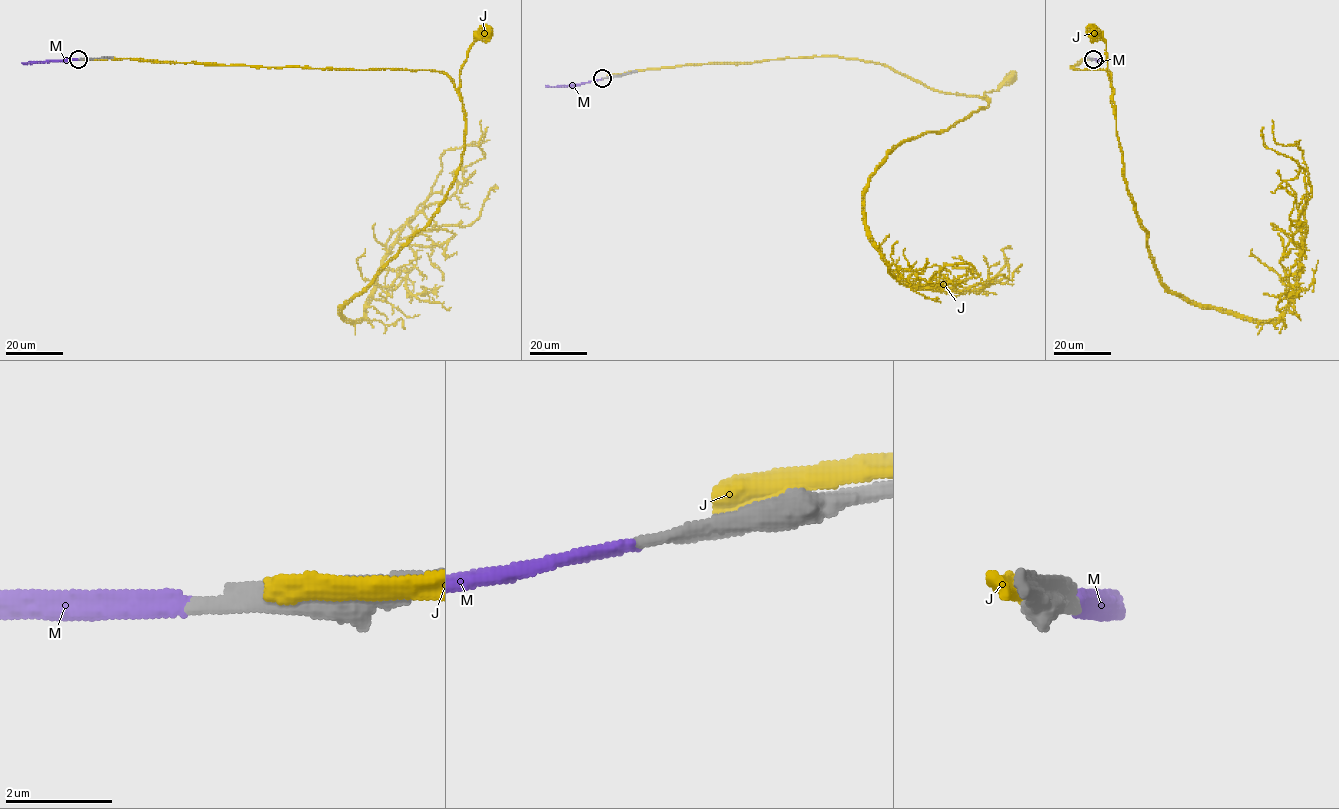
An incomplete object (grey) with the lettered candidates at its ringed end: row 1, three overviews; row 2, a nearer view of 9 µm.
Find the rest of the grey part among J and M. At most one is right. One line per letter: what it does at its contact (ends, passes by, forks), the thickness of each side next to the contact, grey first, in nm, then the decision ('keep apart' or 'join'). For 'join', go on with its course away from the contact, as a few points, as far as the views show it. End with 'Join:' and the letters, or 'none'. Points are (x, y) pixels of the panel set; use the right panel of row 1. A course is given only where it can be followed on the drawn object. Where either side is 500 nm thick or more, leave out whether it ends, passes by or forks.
J: 550 nm thick on the grey side, 600 nm on the other; keep apart
M: it ends there; 280 nm thick on the grey side, 280 nm on the other; join
Join: M

